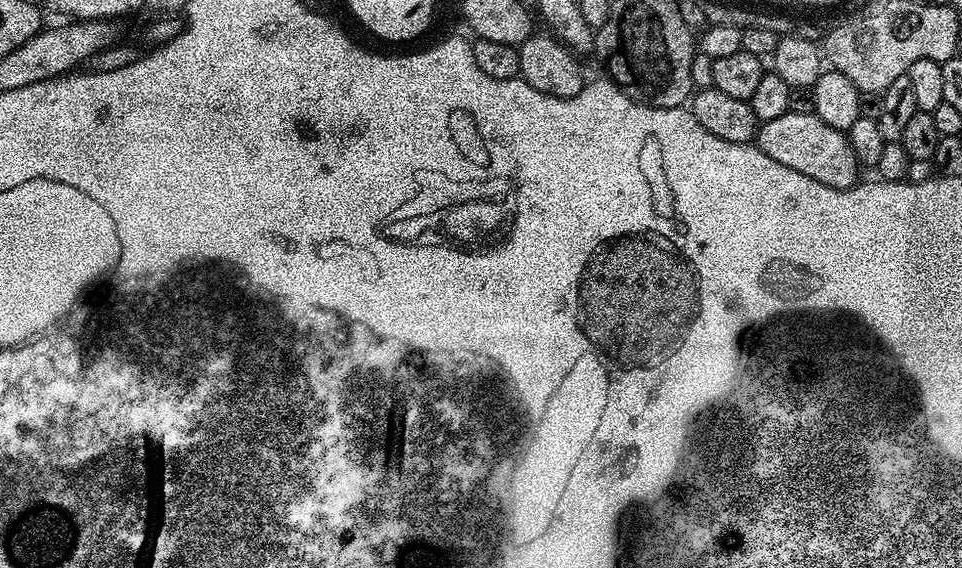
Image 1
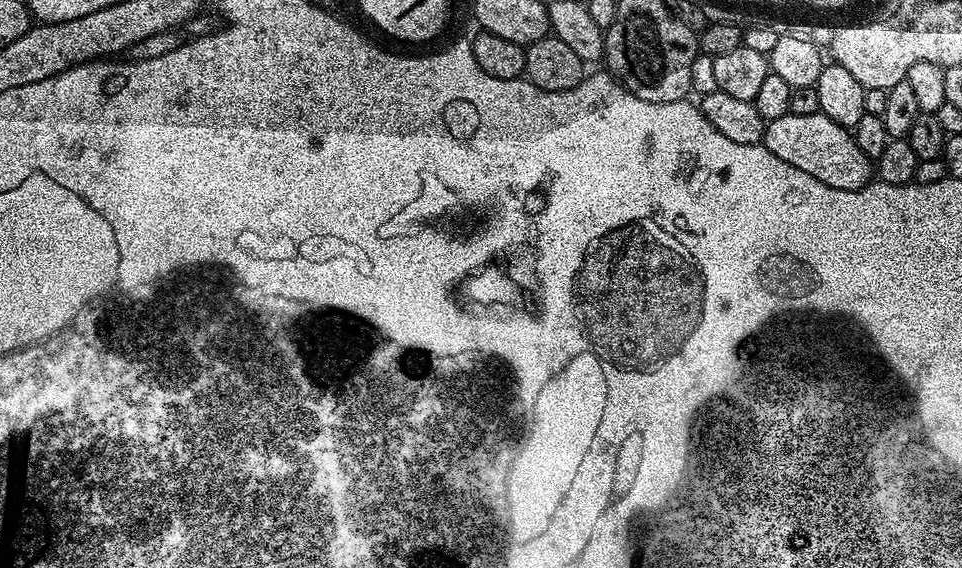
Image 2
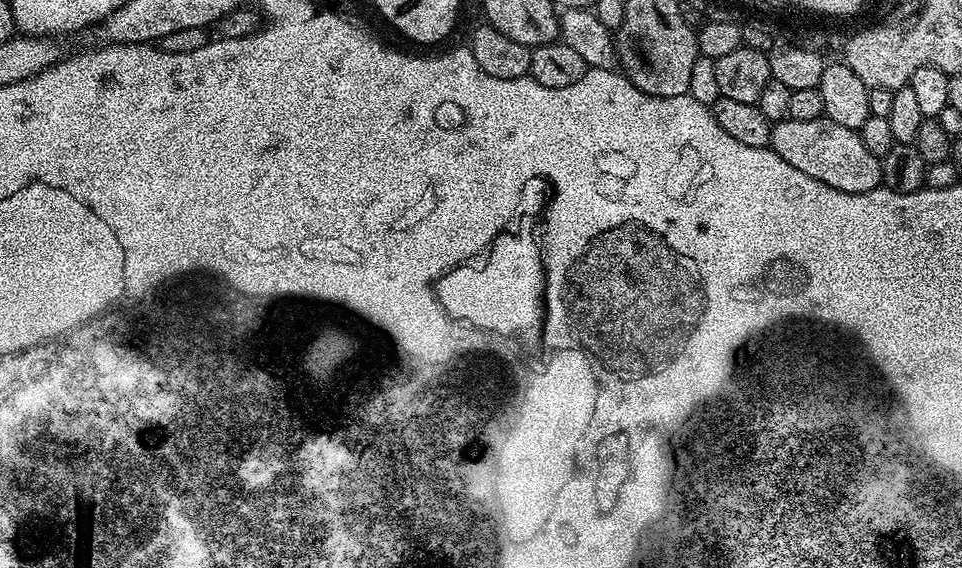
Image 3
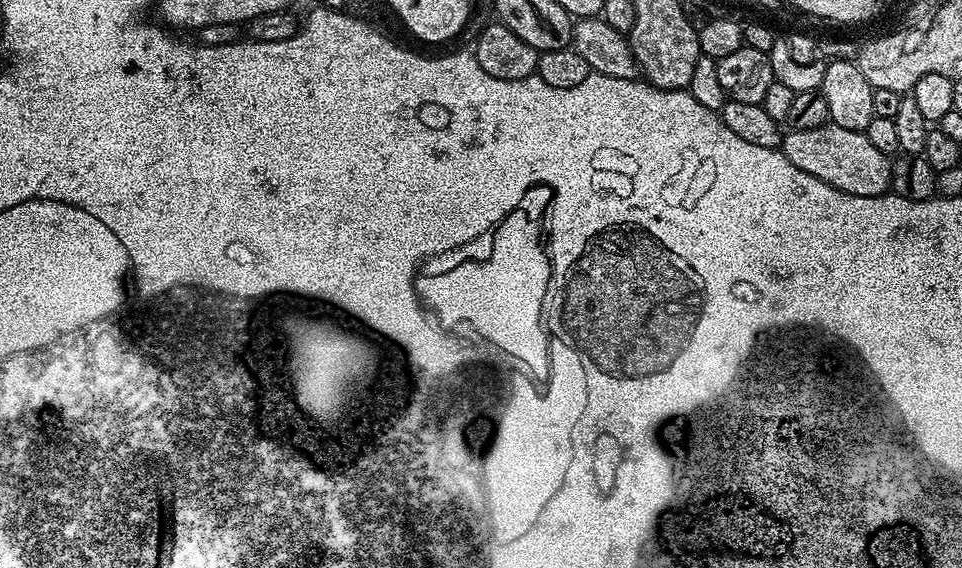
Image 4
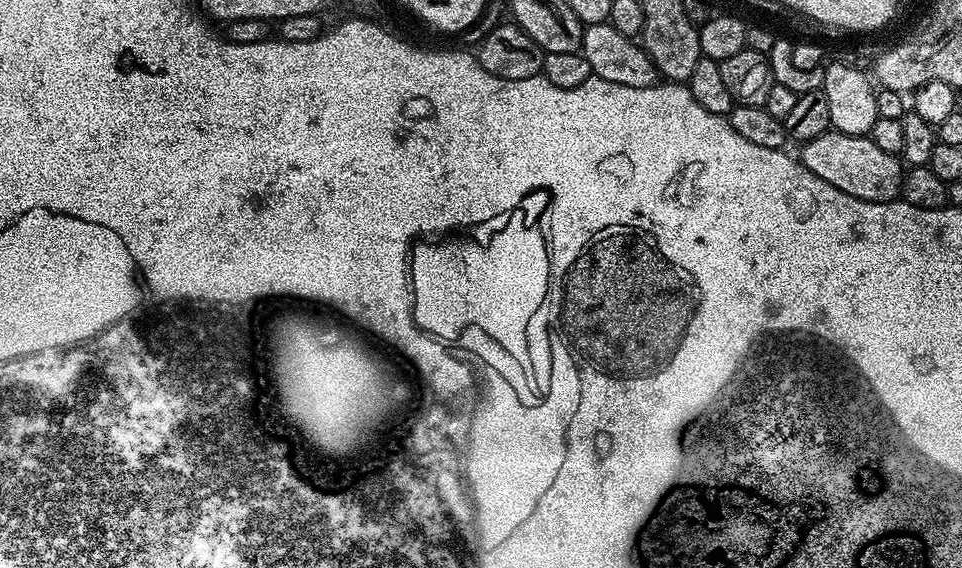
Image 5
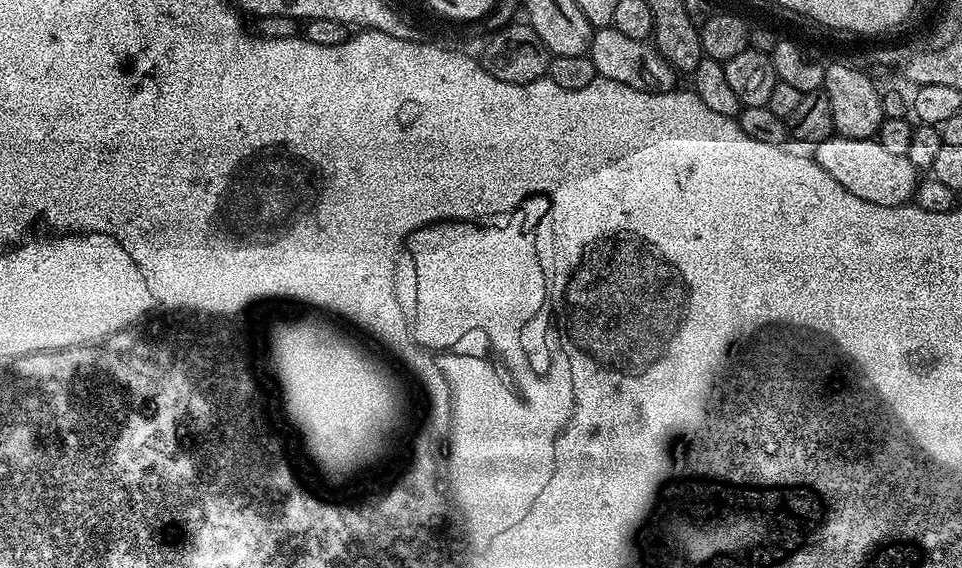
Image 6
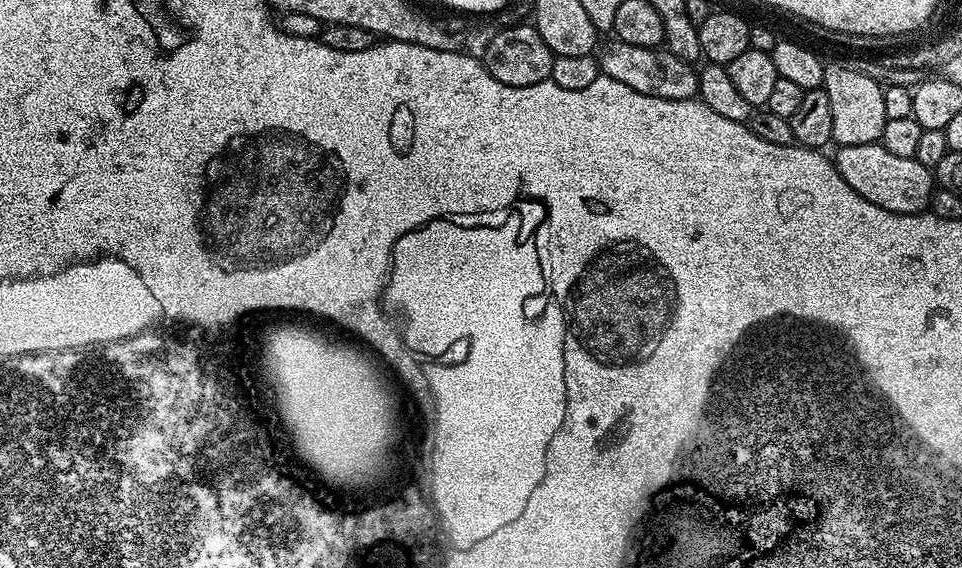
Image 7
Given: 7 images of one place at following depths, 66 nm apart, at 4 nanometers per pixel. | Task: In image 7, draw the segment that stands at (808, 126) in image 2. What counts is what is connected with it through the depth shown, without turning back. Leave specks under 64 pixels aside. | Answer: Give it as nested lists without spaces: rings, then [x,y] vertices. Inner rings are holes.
[[[878,142],[840,146],[835,150],[834,163],[838,174],[842,174],[842,178],[846,178],[846,186],[862,194],[866,202],[874,202],[874,206],[882,206],[882,210],[890,210],[894,214],[914,214],[925,211],[931,205],[934,176],[929,168],[922,166],[922,162],[915,158],[897,158]]]

